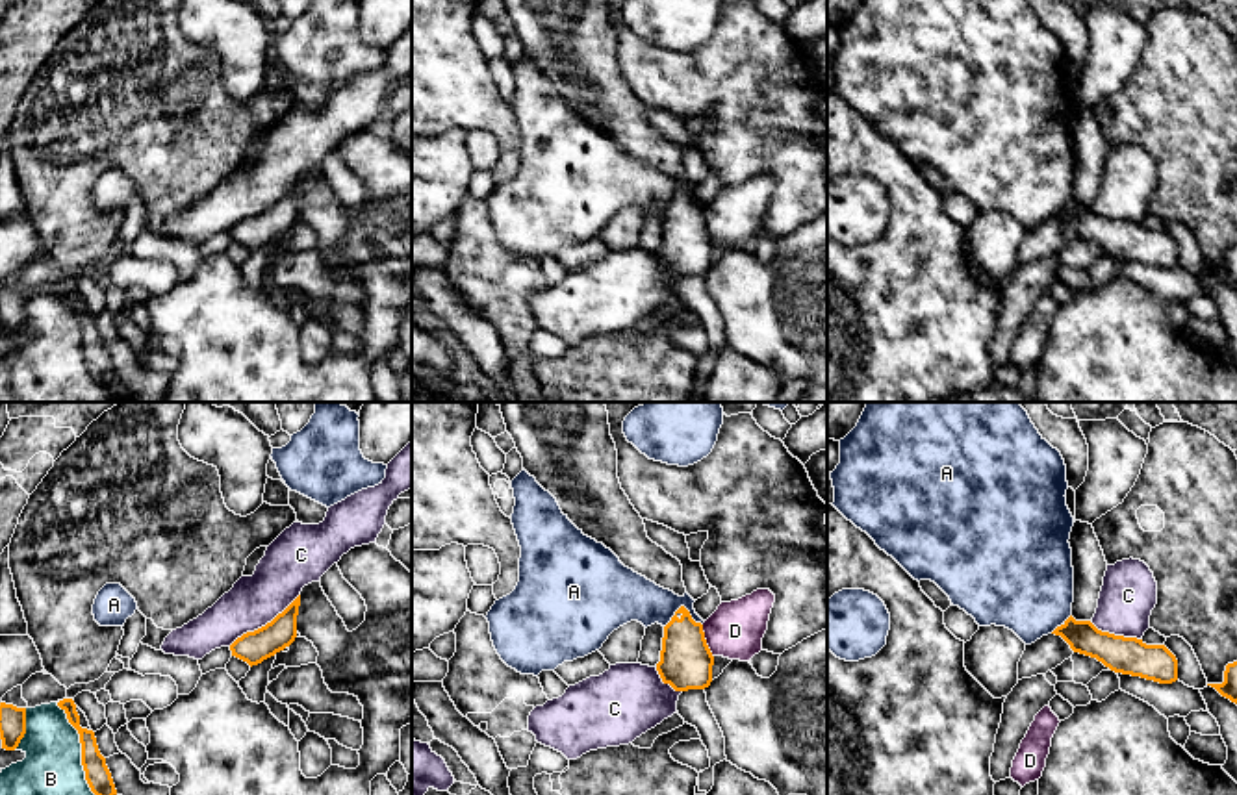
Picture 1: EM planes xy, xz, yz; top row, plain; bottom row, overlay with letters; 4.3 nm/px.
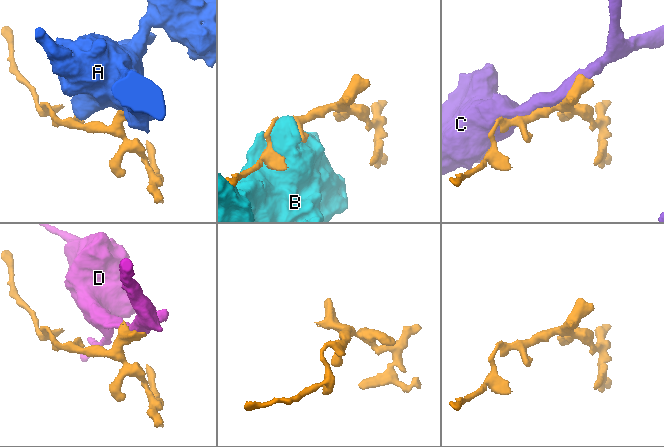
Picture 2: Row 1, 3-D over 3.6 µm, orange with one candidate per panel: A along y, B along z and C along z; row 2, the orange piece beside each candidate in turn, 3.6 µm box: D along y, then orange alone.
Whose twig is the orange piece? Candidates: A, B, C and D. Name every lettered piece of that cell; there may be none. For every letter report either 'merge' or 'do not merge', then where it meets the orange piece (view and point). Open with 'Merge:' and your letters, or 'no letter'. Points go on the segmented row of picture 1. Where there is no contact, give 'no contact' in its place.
Merge: no letter
A: do not merge; meets orange in xz at (681, 606)
B: do not merge; meets orange in xy at (82, 749)
C: do not merge; meets orange in xy at (266, 625)
D: do not merge; meets orange in xz at (705, 642)

